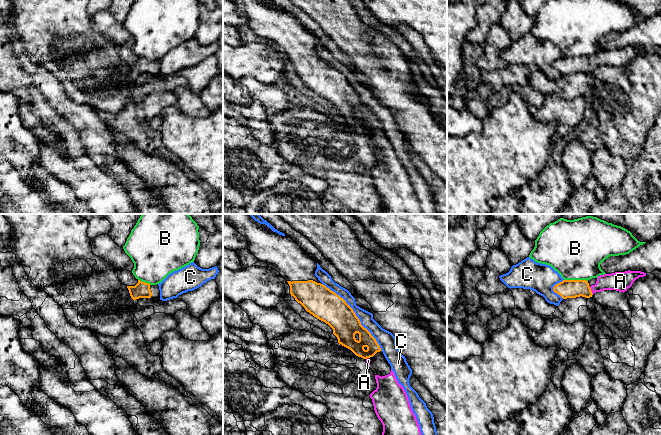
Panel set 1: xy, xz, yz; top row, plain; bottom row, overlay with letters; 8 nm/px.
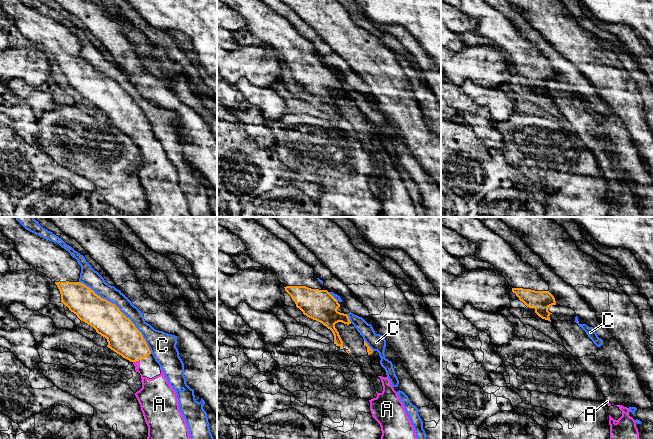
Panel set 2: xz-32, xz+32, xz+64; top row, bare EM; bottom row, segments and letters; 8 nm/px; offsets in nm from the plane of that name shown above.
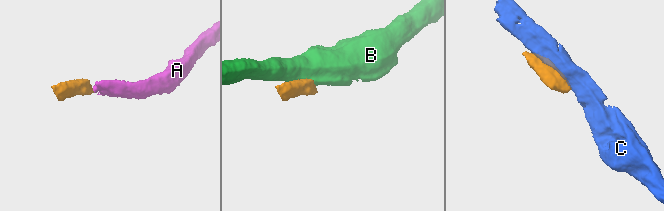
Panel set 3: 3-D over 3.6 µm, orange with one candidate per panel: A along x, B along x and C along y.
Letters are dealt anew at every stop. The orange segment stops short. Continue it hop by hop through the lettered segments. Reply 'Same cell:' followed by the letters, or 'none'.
Same cell: A

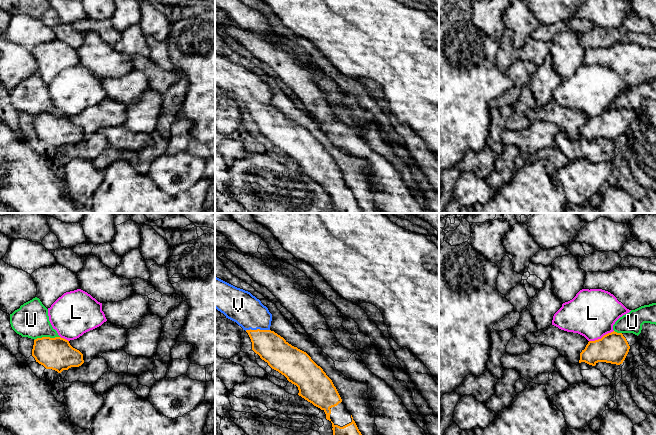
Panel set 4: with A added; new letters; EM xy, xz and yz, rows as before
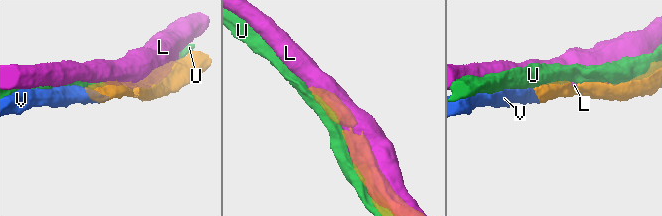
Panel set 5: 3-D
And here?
Same cell: V

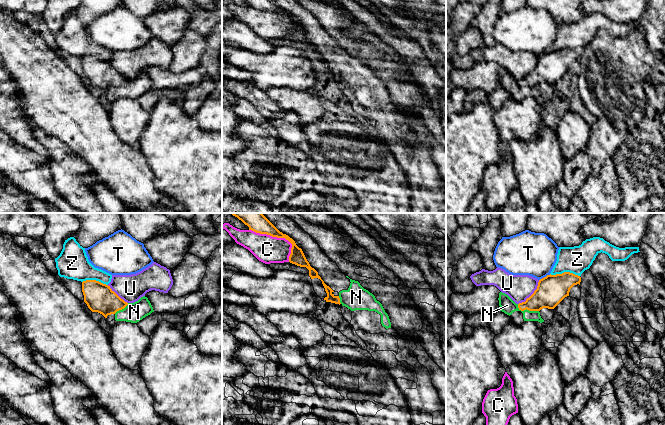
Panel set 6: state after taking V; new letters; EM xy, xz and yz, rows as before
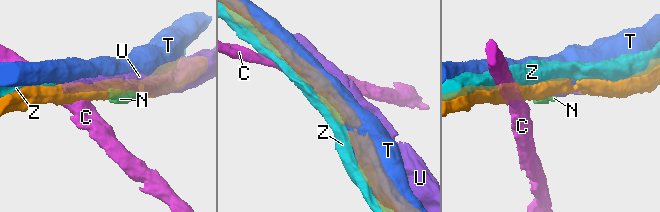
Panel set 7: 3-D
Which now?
Same cell: none

